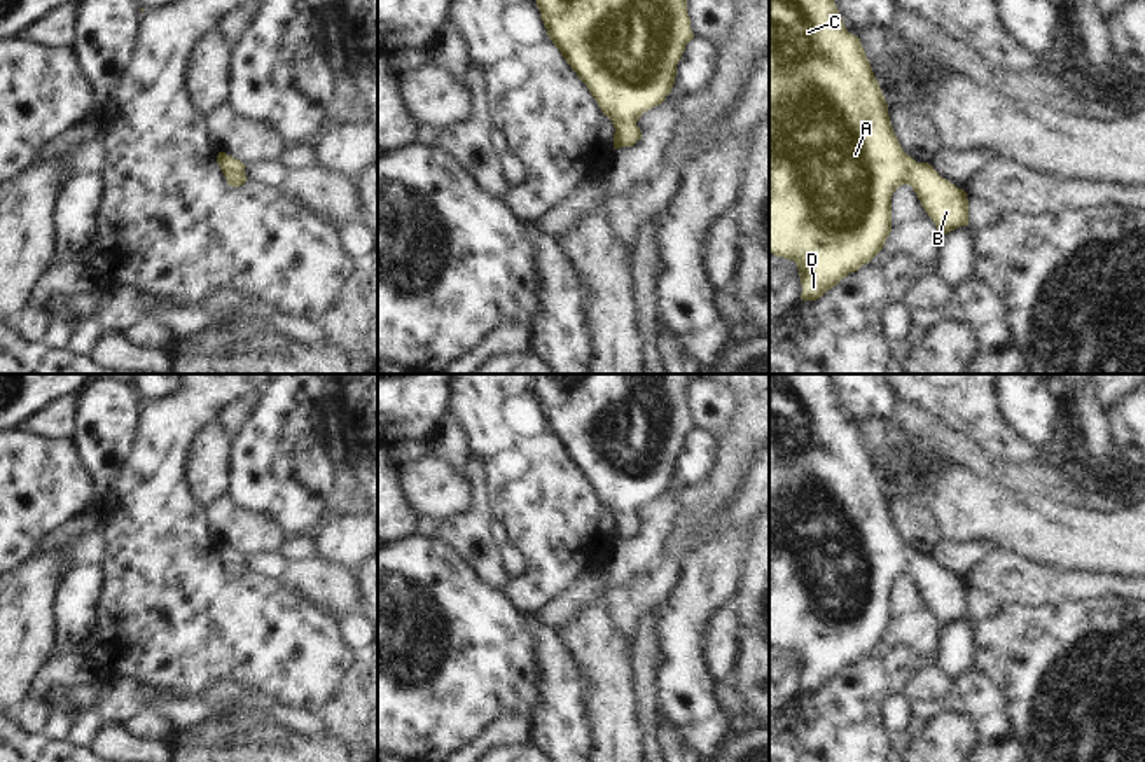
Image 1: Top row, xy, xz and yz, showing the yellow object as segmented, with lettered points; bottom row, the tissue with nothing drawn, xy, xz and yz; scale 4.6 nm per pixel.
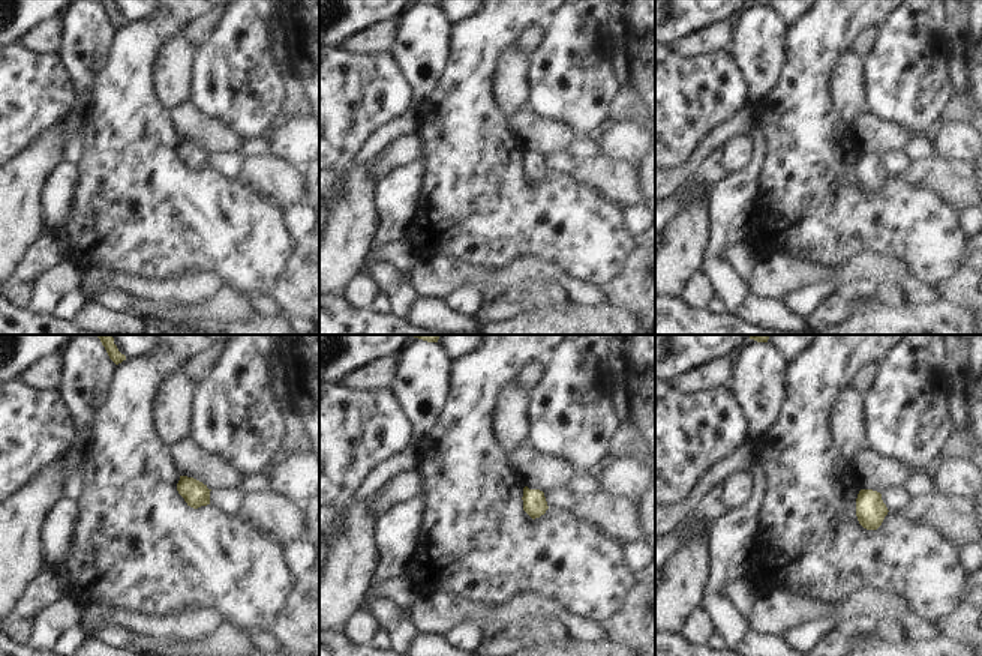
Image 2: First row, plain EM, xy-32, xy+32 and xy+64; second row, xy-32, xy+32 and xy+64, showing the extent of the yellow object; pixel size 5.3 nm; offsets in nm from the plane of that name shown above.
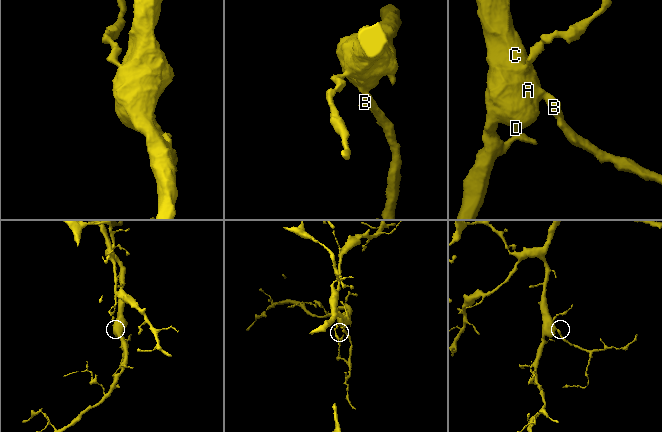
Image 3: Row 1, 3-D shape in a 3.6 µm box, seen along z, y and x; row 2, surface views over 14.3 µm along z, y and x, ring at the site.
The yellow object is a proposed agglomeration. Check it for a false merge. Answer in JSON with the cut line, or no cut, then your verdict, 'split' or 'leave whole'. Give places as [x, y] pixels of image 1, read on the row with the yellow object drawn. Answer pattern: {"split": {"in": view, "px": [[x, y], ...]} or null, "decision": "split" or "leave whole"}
{"split": null, "decision": "leave whole"}

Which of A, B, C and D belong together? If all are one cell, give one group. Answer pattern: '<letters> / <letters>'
A B C D

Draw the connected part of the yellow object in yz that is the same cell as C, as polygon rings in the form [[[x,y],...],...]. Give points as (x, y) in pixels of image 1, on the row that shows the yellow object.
[[[769,0],[769,253],[794,260],[799,269],[802,301],[816,301],[850,273],[871,262],[885,246],[892,232],[892,196],[900,185],[911,185],[940,236],[968,225],[968,199],[963,189],[942,178],[932,164],[916,163],[907,156],[890,122],[888,105],[860,38],[850,33],[834,0]]]

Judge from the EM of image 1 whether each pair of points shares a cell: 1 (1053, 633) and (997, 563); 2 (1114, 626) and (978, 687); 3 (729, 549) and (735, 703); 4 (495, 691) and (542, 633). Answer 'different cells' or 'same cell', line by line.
1: different cells
2: different cells
3: different cells
4: different cells

